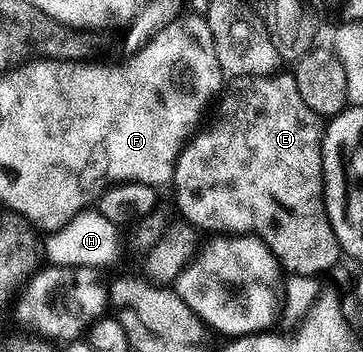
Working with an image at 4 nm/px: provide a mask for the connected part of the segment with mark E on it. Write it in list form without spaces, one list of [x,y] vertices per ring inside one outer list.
[[[294,73],[230,79],[218,95],[214,110],[211,123],[209,118],[198,133],[188,138],[175,161],[173,187],[175,202],[183,213],[182,221],[191,223],[200,232],[215,230],[211,232],[223,236],[257,237],[270,248],[288,275],[323,276],[341,258],[339,241],[329,224],[323,199],[325,122],[305,104],[301,92],[297,92]]]

